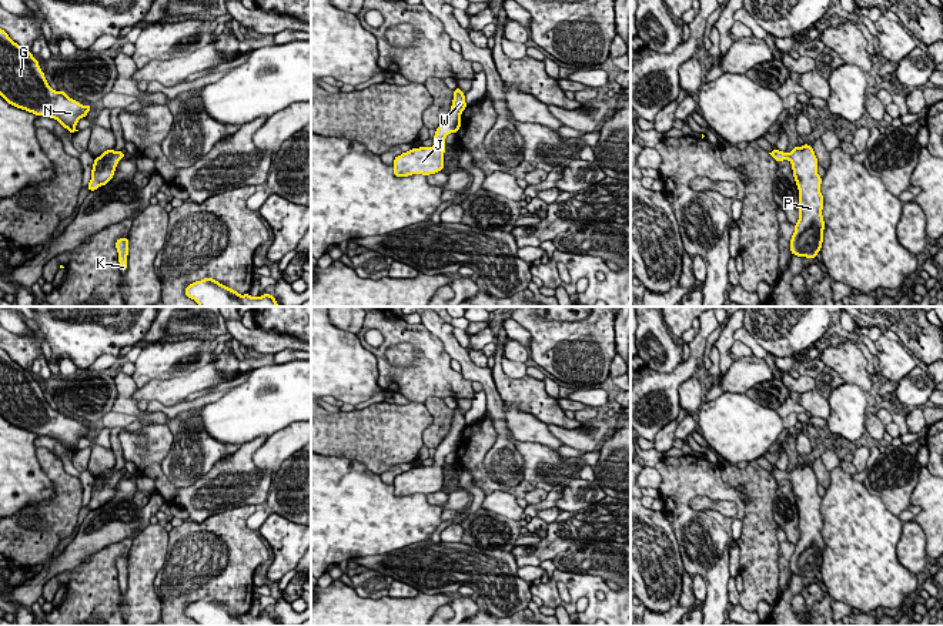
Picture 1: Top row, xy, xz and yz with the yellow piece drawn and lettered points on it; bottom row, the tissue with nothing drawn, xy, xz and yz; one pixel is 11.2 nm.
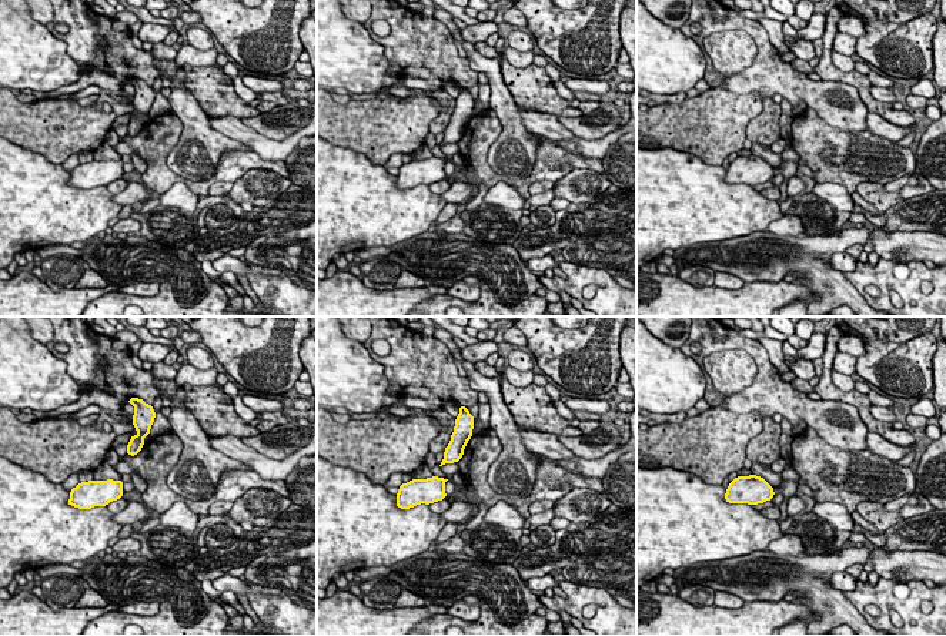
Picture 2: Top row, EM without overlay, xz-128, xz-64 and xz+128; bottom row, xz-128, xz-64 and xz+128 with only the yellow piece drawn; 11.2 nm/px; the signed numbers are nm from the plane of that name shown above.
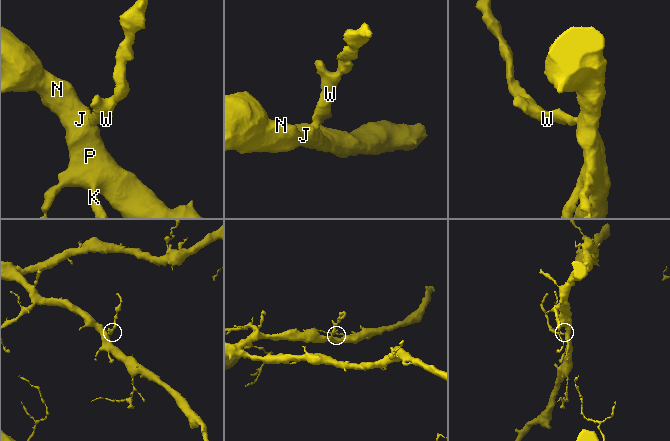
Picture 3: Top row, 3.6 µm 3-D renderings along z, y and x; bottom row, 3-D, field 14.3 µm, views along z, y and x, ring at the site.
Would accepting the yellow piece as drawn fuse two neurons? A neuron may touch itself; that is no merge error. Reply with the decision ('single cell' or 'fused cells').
single cell

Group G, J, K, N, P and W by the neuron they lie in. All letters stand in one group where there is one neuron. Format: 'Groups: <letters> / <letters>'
Groups: G J K N P W

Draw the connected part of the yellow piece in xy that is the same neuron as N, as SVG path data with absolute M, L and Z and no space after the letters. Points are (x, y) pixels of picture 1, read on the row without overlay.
M0 348L0 415L11 425L57 439L71 453L91 425L83 425L63 409L54 411L31 371L21 368Z

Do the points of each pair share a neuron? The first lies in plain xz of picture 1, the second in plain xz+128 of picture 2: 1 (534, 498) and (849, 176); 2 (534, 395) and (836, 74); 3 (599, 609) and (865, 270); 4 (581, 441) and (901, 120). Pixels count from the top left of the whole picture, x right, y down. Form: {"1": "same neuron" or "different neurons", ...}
{"1": "different neurons", "2": "same neuron", "3": "same neuron", "4": "different neurons"}

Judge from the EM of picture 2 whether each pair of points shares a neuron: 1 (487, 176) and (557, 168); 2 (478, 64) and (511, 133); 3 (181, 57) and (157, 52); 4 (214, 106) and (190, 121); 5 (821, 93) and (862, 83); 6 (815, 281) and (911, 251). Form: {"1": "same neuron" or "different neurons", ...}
{"1": "same neuron", "2": "same neuron", "3": "different neurons", "4": "different neurons", "5": "different neurons", "6": "same neuron"}

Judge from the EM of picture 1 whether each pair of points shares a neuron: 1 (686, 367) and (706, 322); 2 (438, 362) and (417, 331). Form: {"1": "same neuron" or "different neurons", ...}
{"1": "same neuron", "2": "same neuron"}

